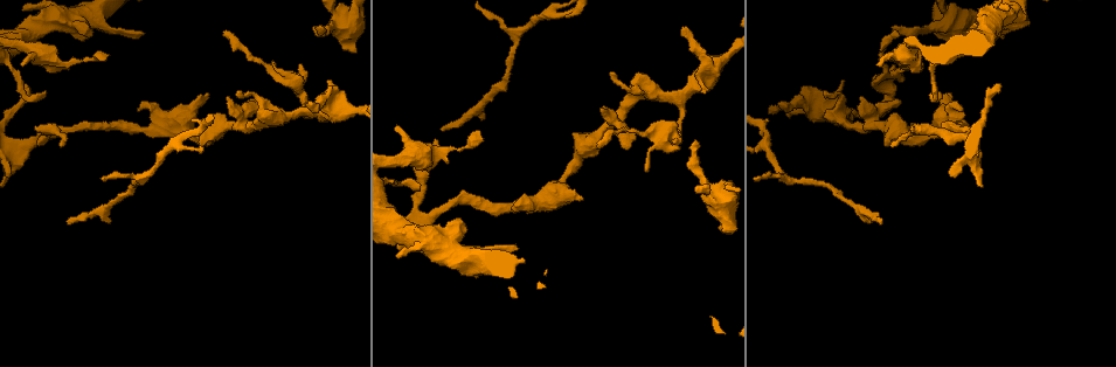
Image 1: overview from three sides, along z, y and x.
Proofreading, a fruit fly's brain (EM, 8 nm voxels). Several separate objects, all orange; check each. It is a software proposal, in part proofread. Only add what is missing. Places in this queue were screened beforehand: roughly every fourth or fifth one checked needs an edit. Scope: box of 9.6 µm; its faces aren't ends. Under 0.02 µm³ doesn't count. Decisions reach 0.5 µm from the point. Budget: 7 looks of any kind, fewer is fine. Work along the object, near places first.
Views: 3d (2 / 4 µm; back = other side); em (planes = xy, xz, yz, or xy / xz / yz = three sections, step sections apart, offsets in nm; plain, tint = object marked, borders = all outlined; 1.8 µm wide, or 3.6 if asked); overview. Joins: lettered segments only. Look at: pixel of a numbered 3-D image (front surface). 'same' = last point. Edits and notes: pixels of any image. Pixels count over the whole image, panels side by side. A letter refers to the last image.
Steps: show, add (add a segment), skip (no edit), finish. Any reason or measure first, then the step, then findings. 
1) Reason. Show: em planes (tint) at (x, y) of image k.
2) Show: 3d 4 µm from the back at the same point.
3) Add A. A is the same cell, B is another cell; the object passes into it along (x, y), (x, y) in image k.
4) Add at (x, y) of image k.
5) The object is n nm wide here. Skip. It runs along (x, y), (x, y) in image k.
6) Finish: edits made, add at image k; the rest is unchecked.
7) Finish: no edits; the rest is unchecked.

Show: em planes (borders) at (695, 139) of image 1.

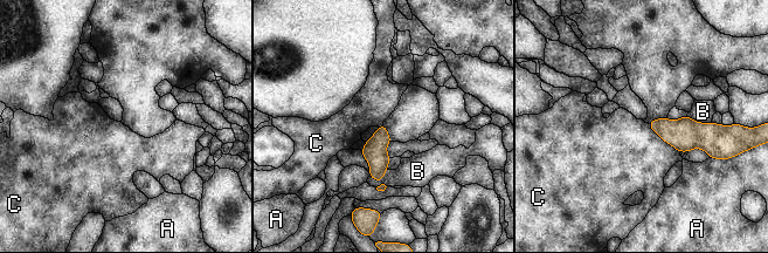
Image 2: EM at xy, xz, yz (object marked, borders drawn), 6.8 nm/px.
Skip. A, B and C are other cells; a border runs along (647, 123), (679, 152) in image 2; no lettered segment goes on from it.

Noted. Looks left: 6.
Show: em planes (borders) at (645, 172) of image 1.

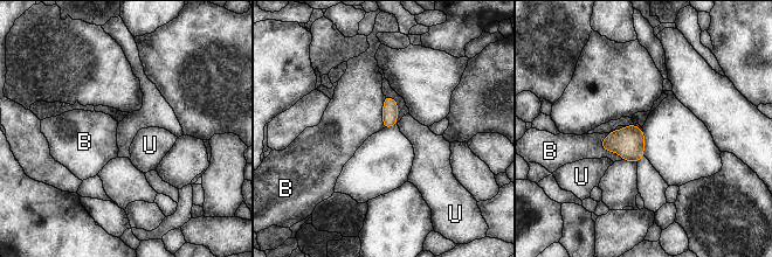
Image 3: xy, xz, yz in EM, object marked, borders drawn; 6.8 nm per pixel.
The longest contact is with B, 220 nm. Skip. B and U are other cells; a border runs along (607, 133), (600, 145), (622, 159) in image 3; no lettered segment goes on from it.

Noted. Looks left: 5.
Branch stops here. Show: em planes (plain) at (683, 28) of image 1.

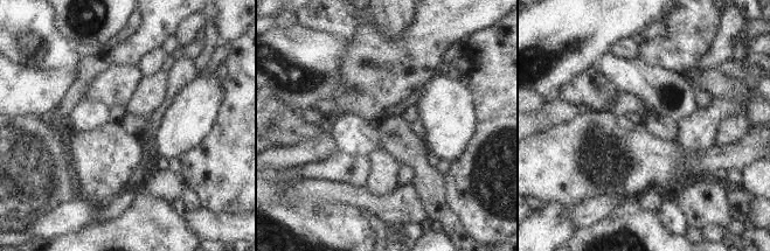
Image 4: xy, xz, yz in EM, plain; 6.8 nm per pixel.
Show: em planes (borders) at the same point.

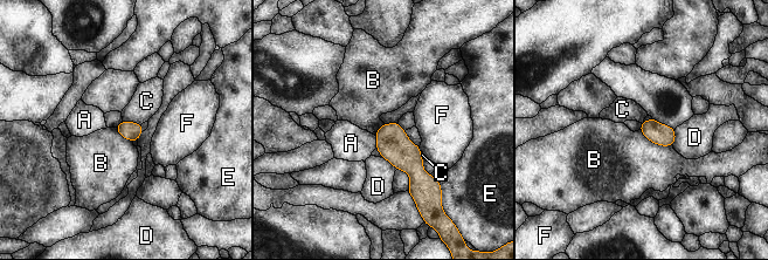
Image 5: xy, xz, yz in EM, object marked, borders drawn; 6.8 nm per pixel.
Skip. A, B, C, D, E and F are other cells; a border runs along (638, 130), (654, 143), (672, 146) in image 5; none of them fits.

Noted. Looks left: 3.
Finish: no edits; the rest is unchecked.

